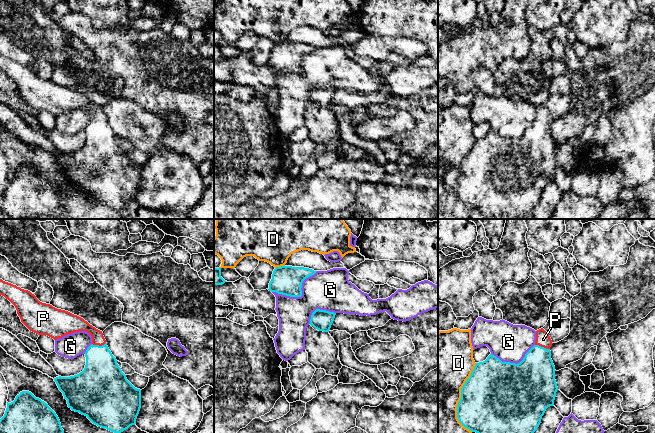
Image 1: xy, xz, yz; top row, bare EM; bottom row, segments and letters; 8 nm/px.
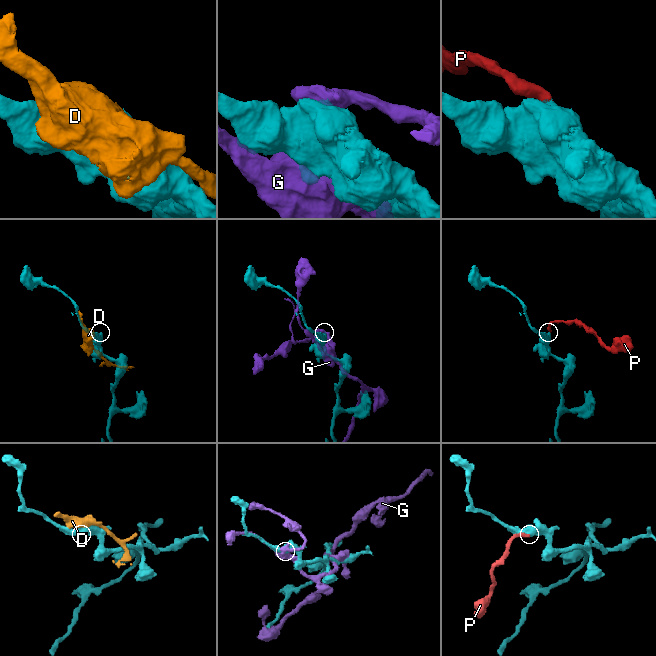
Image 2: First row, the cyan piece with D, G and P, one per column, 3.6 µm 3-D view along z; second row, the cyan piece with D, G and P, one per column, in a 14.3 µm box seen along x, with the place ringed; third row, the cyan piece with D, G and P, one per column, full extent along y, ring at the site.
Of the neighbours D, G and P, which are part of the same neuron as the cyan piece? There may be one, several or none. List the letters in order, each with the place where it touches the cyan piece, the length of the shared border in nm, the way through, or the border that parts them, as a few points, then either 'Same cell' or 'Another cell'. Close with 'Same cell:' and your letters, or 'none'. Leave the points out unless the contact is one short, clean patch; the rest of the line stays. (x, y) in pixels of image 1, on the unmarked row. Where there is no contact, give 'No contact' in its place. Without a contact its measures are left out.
D: Touches cyan at yz (461, 174). Shared border 550 nm. Another cell
G: Touches cyan at xz (300, 72). Shared border 400 nm. Another cell
P: Touches cyan at yz (542, 123). Shared border 130 nm. Path across: yz (534, 153), (542, 123), (543, 115). Same cell
Same cell: P

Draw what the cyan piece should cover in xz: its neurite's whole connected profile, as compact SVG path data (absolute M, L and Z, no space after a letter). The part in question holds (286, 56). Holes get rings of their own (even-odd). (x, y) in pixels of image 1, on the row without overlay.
M281 42L276 43L269 59L269 67L278 70L301 73L303 57L317 47L304 43Z

